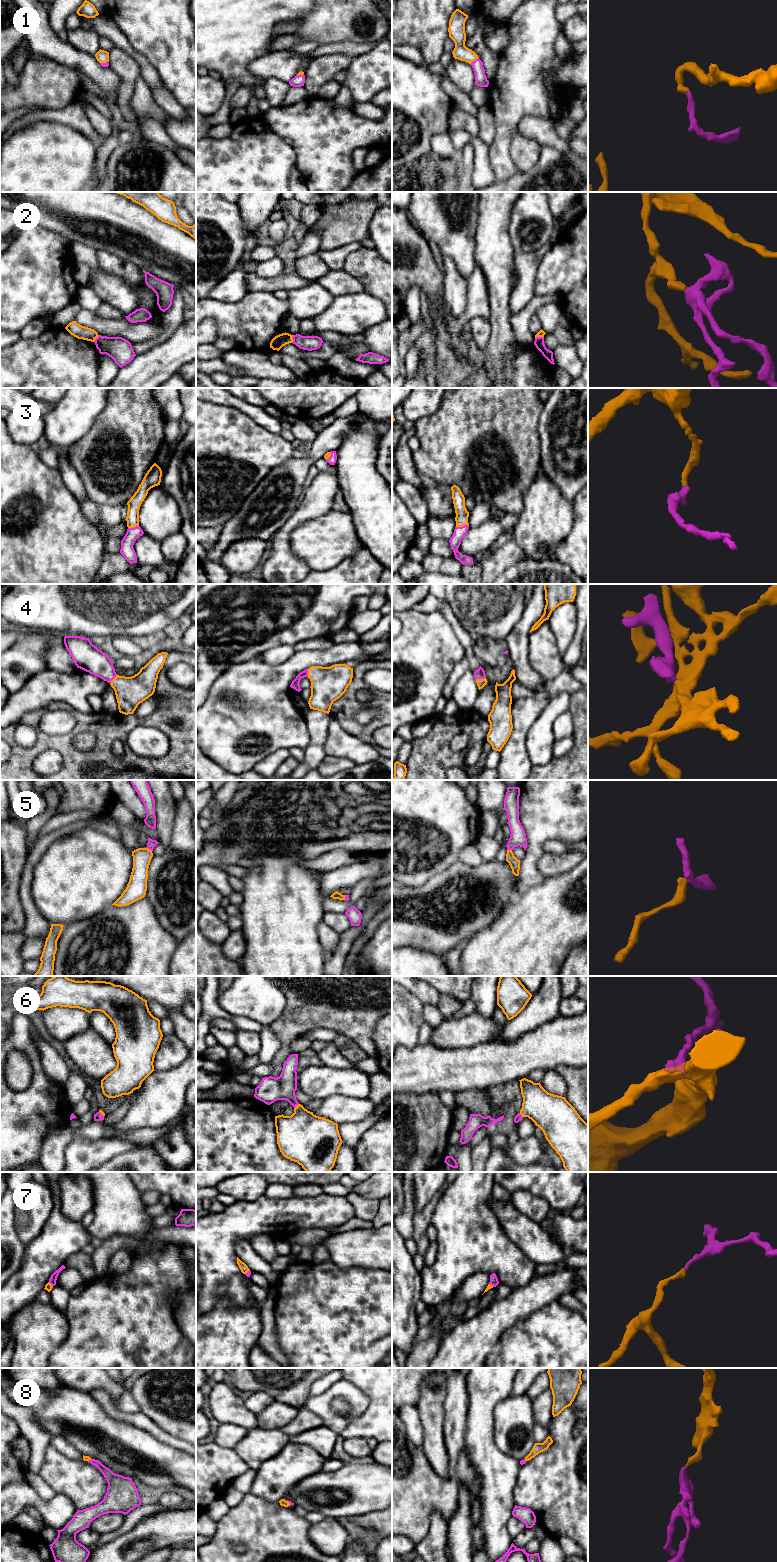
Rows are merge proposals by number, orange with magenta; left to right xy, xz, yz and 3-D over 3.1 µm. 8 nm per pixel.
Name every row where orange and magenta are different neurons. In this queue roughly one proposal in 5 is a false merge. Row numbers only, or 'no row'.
2

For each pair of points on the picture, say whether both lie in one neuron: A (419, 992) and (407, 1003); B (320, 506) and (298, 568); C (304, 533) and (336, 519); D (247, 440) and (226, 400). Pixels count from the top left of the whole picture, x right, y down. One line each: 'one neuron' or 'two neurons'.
A: two neurons
B: one neuron
C: one neuron
D: two neurons

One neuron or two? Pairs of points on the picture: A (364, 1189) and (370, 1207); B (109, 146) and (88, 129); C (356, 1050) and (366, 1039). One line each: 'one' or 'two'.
A: two
B: two
C: two

